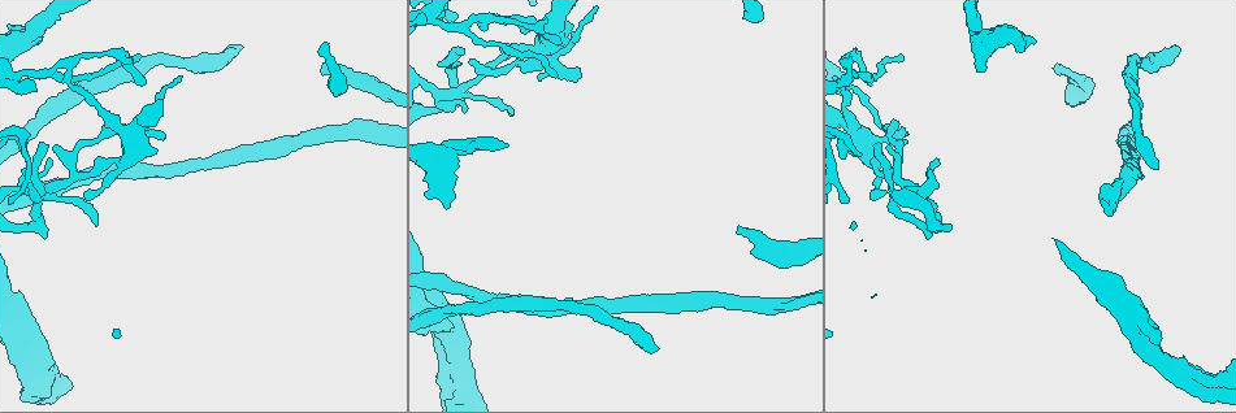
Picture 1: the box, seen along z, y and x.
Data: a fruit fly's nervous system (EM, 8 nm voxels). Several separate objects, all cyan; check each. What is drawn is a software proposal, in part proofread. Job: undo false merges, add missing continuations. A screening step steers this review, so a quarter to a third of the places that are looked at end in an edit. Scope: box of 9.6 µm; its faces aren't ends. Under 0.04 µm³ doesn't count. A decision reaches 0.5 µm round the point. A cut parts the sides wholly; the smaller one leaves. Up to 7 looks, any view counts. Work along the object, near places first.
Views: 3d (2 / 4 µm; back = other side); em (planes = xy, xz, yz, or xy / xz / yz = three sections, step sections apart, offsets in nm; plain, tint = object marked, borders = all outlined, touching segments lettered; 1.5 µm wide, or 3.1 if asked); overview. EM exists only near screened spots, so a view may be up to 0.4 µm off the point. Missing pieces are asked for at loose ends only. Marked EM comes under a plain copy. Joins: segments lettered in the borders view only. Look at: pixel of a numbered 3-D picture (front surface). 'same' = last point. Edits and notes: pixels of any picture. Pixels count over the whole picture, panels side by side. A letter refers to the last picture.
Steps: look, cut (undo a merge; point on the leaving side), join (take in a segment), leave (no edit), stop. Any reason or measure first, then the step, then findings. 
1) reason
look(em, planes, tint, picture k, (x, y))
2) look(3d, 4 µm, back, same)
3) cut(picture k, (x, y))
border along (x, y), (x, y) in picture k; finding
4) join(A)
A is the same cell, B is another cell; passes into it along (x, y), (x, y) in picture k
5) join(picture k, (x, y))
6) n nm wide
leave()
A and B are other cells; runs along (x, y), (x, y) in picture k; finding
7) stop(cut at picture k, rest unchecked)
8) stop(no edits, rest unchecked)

branch stops here
look(3d, 2 µm, picture 1, (900, 55))

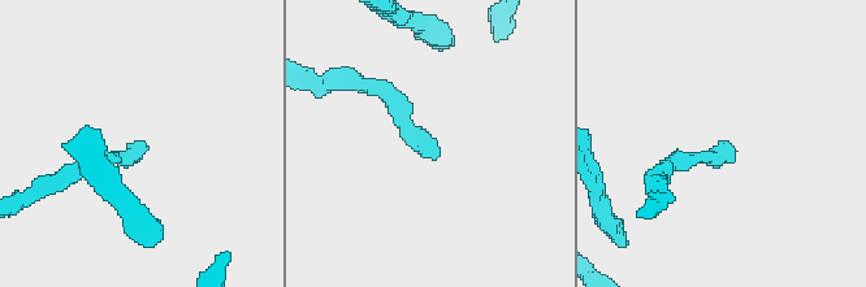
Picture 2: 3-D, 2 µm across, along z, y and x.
need the tissue
look(em, planes, borders, picture 2, (145, 143))

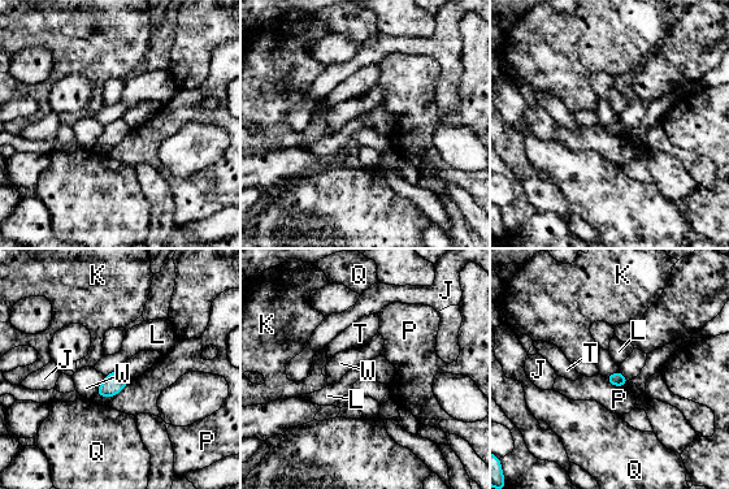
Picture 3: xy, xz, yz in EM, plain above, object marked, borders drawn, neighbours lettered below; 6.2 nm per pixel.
P touches over 150 nm
leave()
J, K, L, P, Q, T and W are other cells; none of them fits

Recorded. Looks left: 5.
an open end
look(em, planes, borders, picture 1, (737, 227))

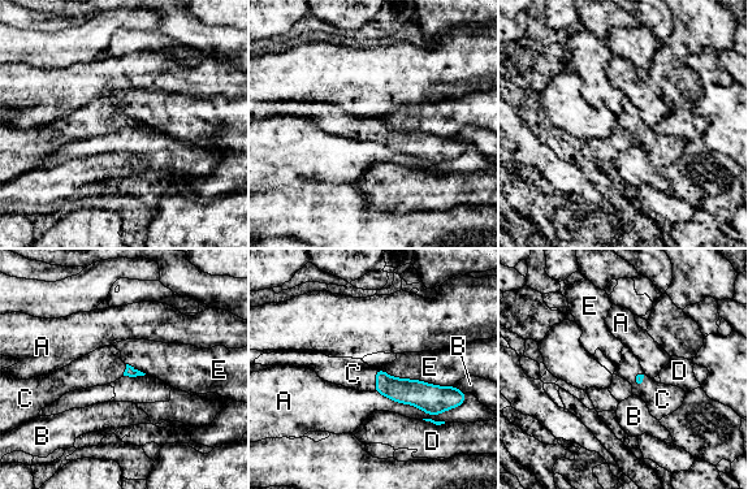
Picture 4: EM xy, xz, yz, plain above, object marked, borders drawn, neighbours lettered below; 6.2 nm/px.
join(C)
C is the same cell, A, B, D and E are other cells; passes into it along (402, 390), (376, 380), (353, 373) in picture 4; the cell continues

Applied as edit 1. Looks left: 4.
look(overview)

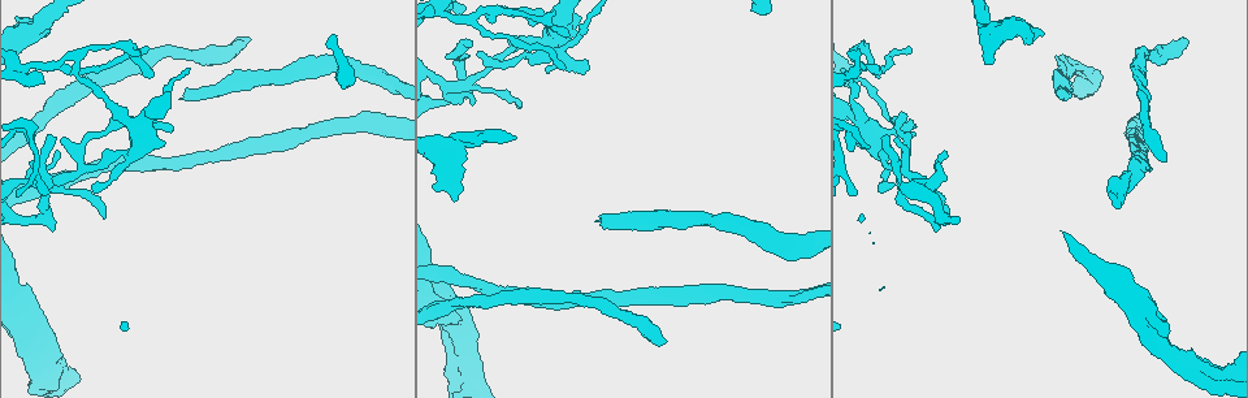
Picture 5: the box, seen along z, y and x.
tapers out
look(3d, 4 µm, picture 5, (471, 103))

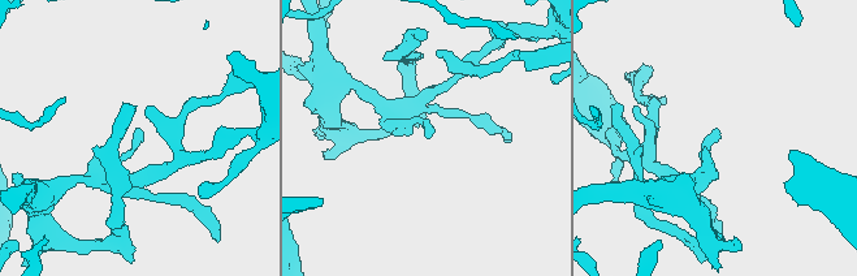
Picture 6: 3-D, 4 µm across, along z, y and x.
shape alone is not enough
look(em, xy, step 8, tint, picture 6, (431, 133))

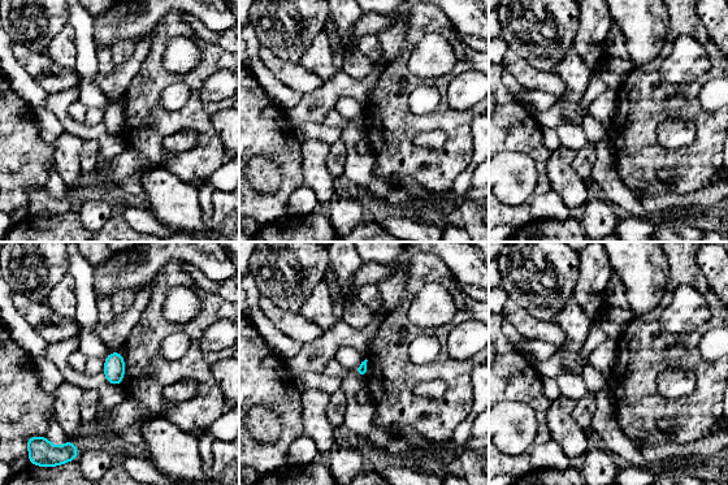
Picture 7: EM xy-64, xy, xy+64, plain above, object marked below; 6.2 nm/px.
look(em, planes, borders, same)

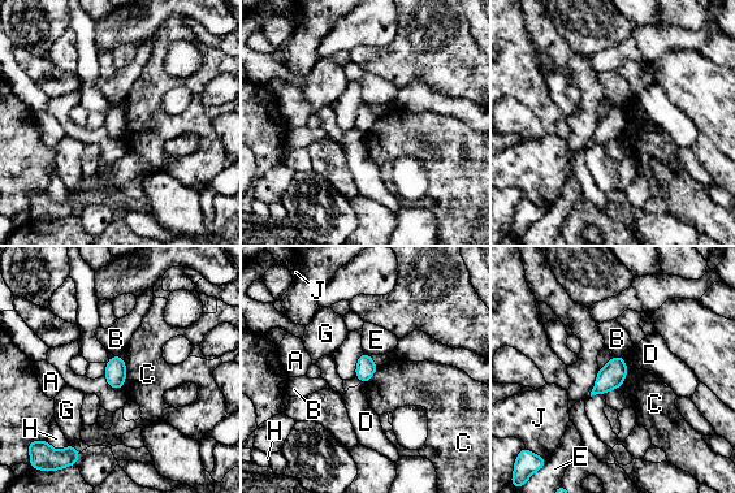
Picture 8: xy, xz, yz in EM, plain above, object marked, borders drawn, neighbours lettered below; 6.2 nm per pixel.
C touches over 190 nm
leave()
A, B, C, D, E, G, H and J are other cells; none of them fits

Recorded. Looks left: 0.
stop(join at picture 4, rest unchecked)

